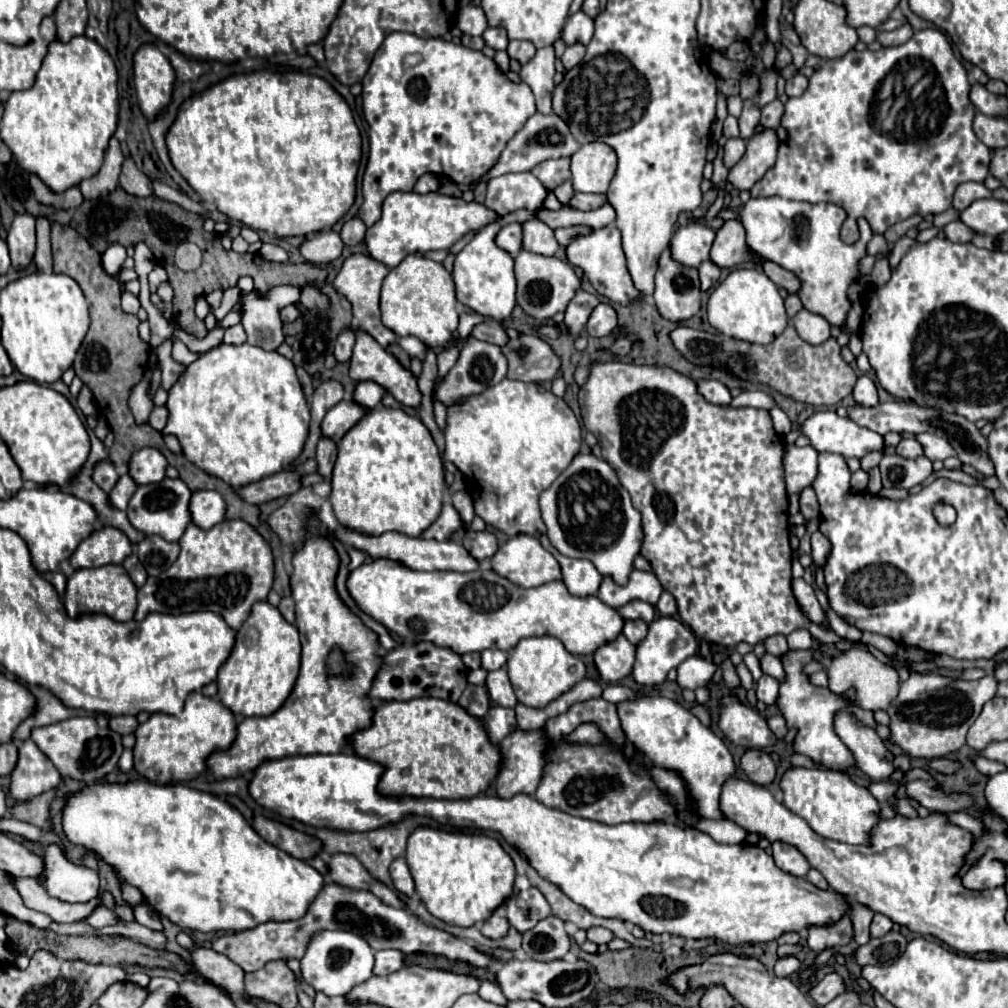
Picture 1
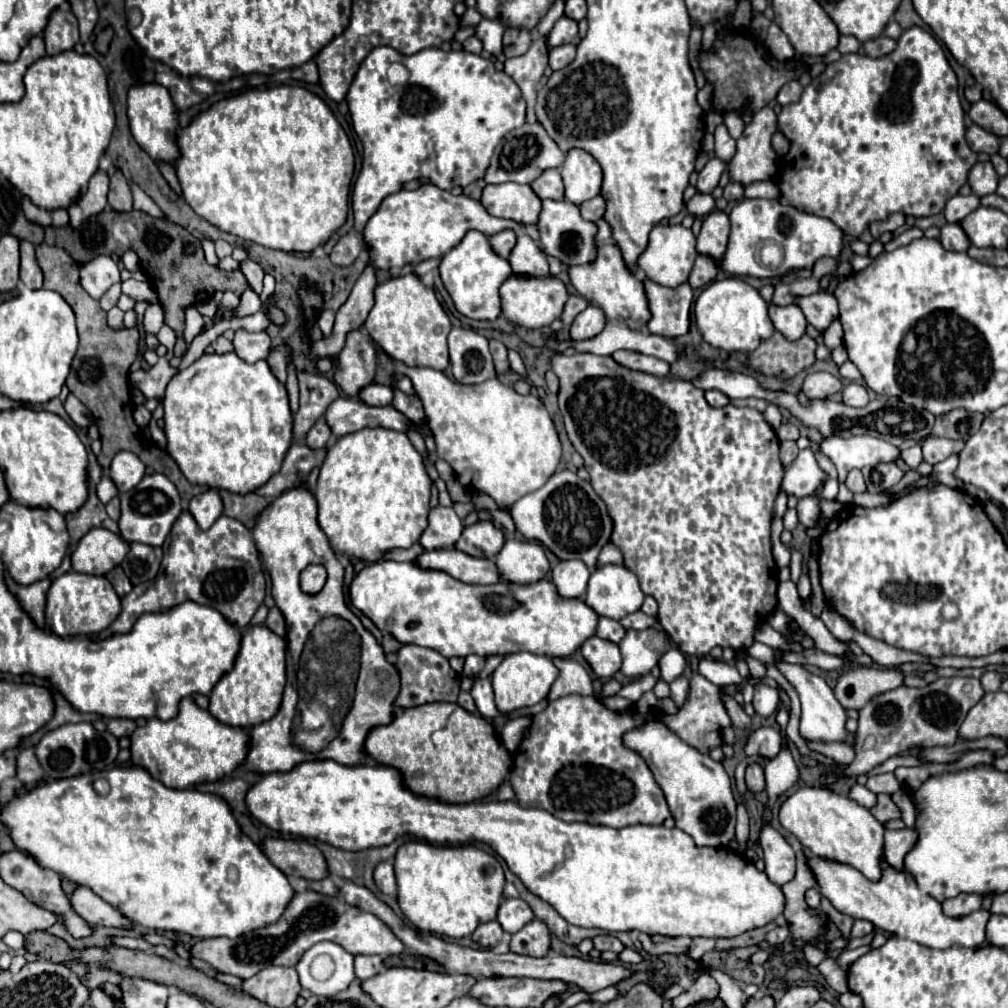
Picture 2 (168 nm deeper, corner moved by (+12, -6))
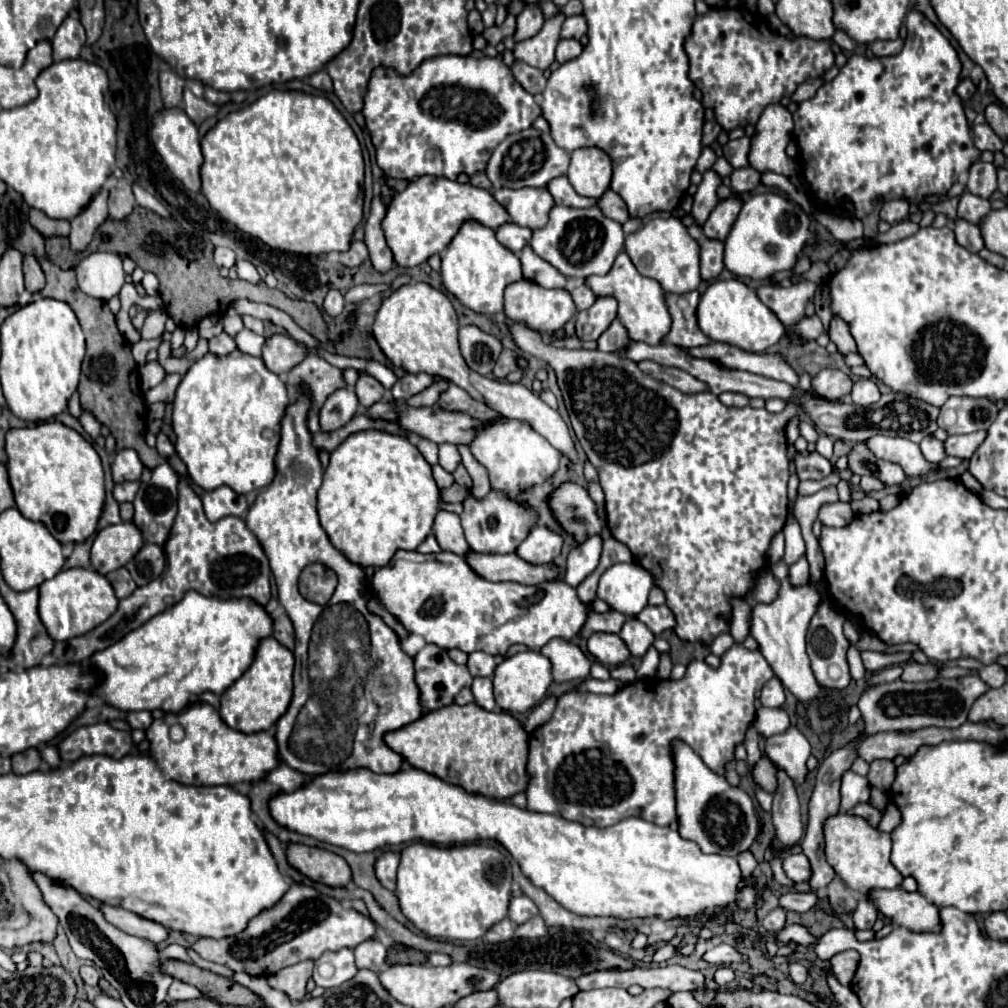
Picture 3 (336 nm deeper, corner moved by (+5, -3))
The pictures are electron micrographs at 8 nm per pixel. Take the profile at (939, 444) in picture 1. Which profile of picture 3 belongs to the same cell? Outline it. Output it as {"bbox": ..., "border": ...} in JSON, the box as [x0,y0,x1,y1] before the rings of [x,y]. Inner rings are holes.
{"bbox":[944,432,986,460],"border":[[[972,432],[972,434],[962,434],[962,436],[948,436],[944,442],[946,454],[948,456],[956,456],[962,460],[968,460],[974,450],[980,446],[980,442],[984,440],[986,432]]]}

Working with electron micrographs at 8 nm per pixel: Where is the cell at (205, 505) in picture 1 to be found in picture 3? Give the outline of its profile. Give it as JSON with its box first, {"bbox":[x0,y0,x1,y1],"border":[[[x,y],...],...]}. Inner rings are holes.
{"bbox":[202,486,248,522],"border":[[[220,486],[216,490],[204,492],[202,504],[210,522],[216,522],[224,516],[242,516],[248,510],[246,496],[236,494],[230,486]]]}

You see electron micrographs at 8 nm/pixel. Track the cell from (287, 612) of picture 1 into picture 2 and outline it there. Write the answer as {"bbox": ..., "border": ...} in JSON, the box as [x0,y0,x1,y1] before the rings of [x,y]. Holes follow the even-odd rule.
{"bbox":[265,607,287,637],"border":[[[277,607],[269,609],[269,615],[267,615],[265,625],[267,625],[267,627],[269,627],[269,629],[275,633],[275,635],[279,635],[279,637],[285,637],[285,633],[287,633],[285,619],[283,619],[283,615],[281,615],[281,611],[279,611]]]}

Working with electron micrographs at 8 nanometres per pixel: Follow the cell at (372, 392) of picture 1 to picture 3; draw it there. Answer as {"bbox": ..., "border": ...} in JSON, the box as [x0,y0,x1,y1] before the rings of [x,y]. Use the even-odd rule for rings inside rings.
{"bbox":[392,374,432,402],"border":[[[404,374],[392,388],[392,396],[398,402],[406,402],[410,396],[422,392],[424,388],[428,388],[432,384],[432,376],[430,374]]]}

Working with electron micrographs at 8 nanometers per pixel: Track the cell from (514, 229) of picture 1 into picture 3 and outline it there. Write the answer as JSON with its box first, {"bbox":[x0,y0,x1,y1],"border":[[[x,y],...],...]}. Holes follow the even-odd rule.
{"bbox":[496,222,532,254],"border":[[[508,222],[508,224],[502,224],[502,226],[496,230],[496,236],[498,236],[498,242],[500,242],[500,244],[504,244],[504,246],[510,248],[514,254],[518,254],[518,252],[530,242],[532,230]]]}

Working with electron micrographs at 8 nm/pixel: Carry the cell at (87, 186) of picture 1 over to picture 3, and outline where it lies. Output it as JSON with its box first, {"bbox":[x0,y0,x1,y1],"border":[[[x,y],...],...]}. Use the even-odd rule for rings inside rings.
{"bbox":[70,188,108,252],"border":[[[104,188],[98,190],[94,200],[72,220],[72,230],[70,230],[70,244],[72,250],[82,252],[88,242],[92,240],[94,230],[108,218],[108,192]]]}

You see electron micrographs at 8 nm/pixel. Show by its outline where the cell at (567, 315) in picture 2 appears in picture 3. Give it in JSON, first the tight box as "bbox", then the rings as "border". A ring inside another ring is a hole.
{"bbox":[572,284,596,312],"border":[[[586,284],[574,288],[574,290],[572,290],[572,298],[574,298],[574,304],[576,304],[576,310],[578,310],[578,312],[590,308],[590,306],[594,304],[594,300],[596,300],[596,296],[592,294],[592,290],[590,290]]]}

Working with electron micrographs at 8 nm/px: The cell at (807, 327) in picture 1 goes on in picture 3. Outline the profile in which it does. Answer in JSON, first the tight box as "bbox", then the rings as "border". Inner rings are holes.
{"bbox":[756,280,816,326],"border":[[[808,280],[800,284],[792,284],[788,288],[768,284],[756,290],[760,300],[778,316],[778,320],[784,326],[794,326],[806,318],[806,306],[810,304],[814,292],[816,292],[816,284]]]}

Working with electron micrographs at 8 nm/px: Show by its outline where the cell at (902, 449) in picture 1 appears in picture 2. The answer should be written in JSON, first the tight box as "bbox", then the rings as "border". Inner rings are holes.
{"bbox":[901,445,923,469],"border":[[[915,445],[915,447],[909,447],[909,449],[903,449],[903,451],[901,451],[901,459],[909,465],[909,469],[917,469],[919,463],[923,461],[921,445]]]}

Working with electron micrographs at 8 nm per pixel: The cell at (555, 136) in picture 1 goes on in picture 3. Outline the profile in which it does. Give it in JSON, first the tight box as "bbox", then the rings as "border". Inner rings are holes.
{"bbox":[486,128,570,188],"border":[[[536,128],[522,130],[518,134],[510,134],[504,142],[498,144],[494,150],[486,176],[492,182],[492,188],[524,188],[524,186],[546,186],[552,178],[566,174],[570,164],[570,154],[554,144],[548,132],[538,132]]]}

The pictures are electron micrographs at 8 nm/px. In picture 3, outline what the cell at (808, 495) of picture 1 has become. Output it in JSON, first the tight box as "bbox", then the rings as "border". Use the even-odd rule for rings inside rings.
{"bbox":[818,502,852,526],"border":[[[834,502],[834,504],[824,504],[818,512],[818,520],[824,526],[846,526],[852,522],[852,508],[846,502]]]}

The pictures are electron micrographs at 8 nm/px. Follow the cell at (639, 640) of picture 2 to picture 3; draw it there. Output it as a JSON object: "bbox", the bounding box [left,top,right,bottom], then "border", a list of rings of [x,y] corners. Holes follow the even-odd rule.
{"bbox":[620,618,656,658],"border":[[[636,618],[626,620],[626,624],[622,626],[622,632],[620,632],[620,638],[626,642],[630,654],[638,656],[638,658],[642,658],[656,640],[656,636],[646,628],[646,624],[642,624]]]}

